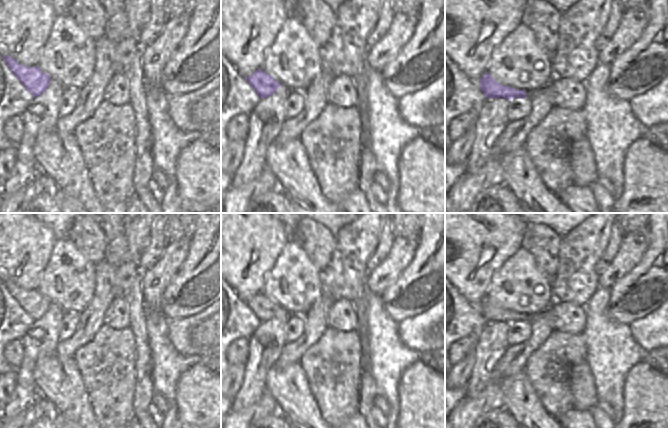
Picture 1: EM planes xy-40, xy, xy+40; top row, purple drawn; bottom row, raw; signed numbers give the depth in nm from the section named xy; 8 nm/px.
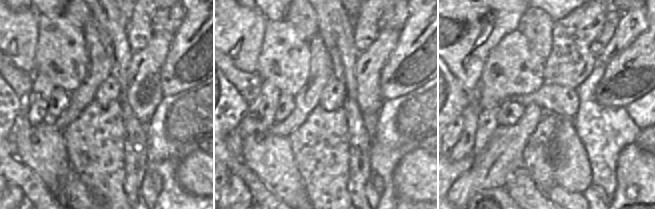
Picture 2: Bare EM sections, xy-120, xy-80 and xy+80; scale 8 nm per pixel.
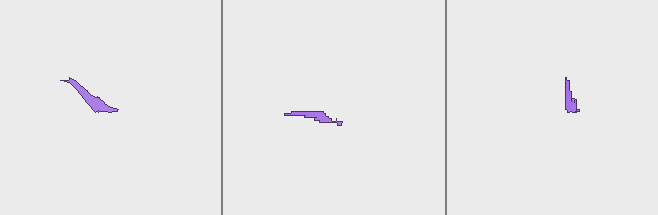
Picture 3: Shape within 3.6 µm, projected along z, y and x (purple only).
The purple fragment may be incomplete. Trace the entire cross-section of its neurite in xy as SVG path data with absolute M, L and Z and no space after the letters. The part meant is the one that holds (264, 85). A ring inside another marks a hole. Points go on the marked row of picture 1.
M258 69L245 78L261 99L272 95L281 85L263 69Z

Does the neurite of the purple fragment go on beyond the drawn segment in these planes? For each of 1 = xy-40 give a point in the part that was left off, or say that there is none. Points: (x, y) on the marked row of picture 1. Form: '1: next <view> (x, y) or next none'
1: next none

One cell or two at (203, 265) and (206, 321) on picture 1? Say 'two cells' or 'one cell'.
two cells

